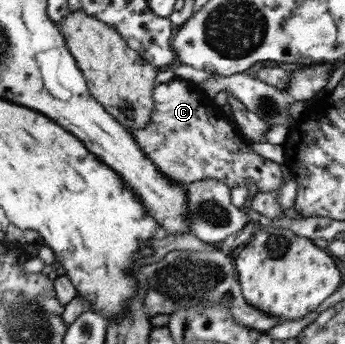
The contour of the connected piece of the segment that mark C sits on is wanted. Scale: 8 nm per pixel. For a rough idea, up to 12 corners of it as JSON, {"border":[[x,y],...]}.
{"border":[[193,80],[155,91],[133,133],[186,187],[283,185],[233,116]]}

